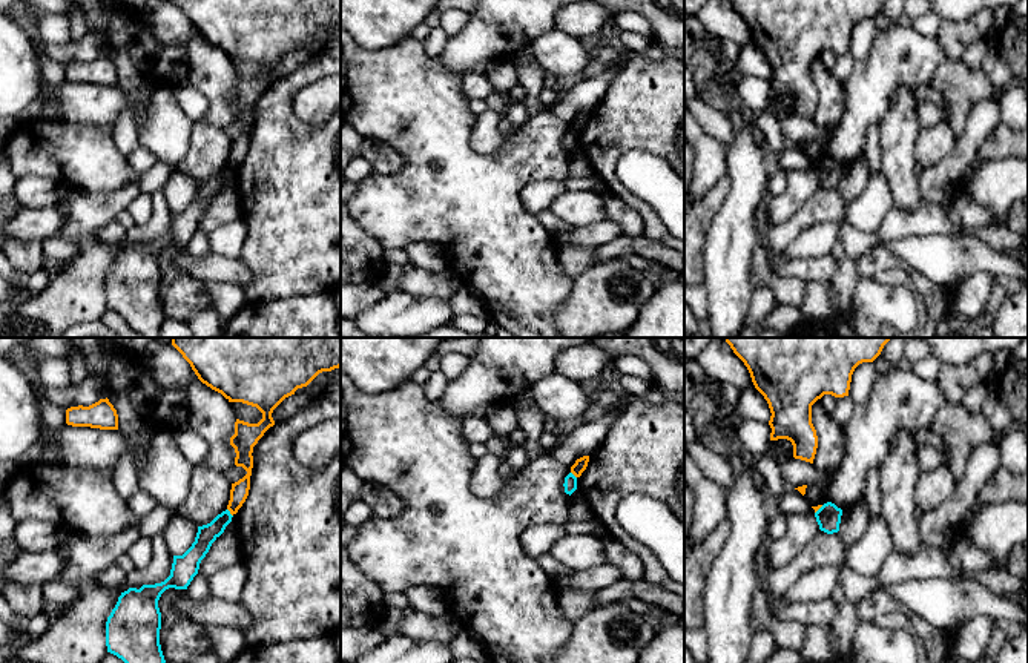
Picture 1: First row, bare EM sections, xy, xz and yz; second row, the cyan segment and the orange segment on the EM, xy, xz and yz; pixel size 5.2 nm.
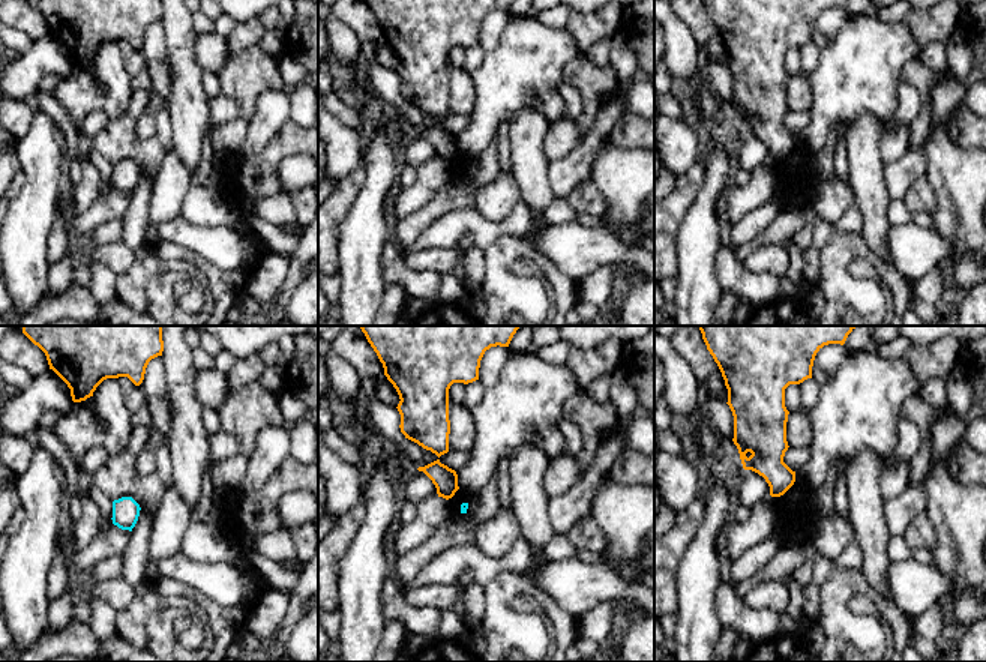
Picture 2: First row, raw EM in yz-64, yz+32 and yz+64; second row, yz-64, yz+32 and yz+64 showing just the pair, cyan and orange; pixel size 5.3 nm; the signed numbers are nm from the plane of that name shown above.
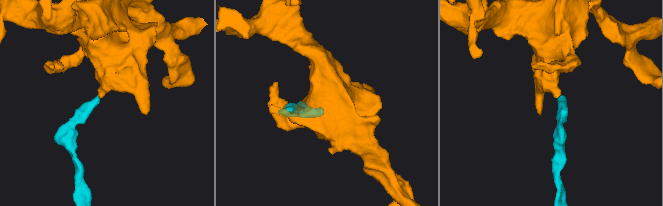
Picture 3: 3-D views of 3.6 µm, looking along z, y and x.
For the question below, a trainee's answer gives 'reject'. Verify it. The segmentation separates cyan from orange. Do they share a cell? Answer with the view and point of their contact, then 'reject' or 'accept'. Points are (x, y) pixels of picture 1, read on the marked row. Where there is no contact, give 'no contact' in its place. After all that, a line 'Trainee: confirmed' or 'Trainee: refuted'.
meets cyan in xy at (229, 513); reject
Trainee: confirmed

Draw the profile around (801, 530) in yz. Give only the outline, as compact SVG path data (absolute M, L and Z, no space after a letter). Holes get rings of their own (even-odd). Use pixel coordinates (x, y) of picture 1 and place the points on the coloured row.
M792 514L786 517L787 531L769 546L769 566L778 569L792 562L818 534L819 525L815 516Z

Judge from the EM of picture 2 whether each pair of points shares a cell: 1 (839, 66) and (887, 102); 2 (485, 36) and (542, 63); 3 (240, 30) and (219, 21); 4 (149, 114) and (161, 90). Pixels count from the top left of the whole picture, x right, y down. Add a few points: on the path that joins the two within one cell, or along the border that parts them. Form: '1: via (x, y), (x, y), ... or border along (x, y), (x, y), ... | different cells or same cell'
1: via (851, 69), (875, 93) | same cell
2: border along (511, 20), (499, 44), (485, 53) | different cells
3: border along (236, 23), (227, 36) | different cells
4: via (152, 108), (159, 96) | same cell

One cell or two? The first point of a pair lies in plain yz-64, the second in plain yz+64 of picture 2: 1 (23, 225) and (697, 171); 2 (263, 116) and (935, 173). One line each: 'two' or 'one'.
1: two
2: two

